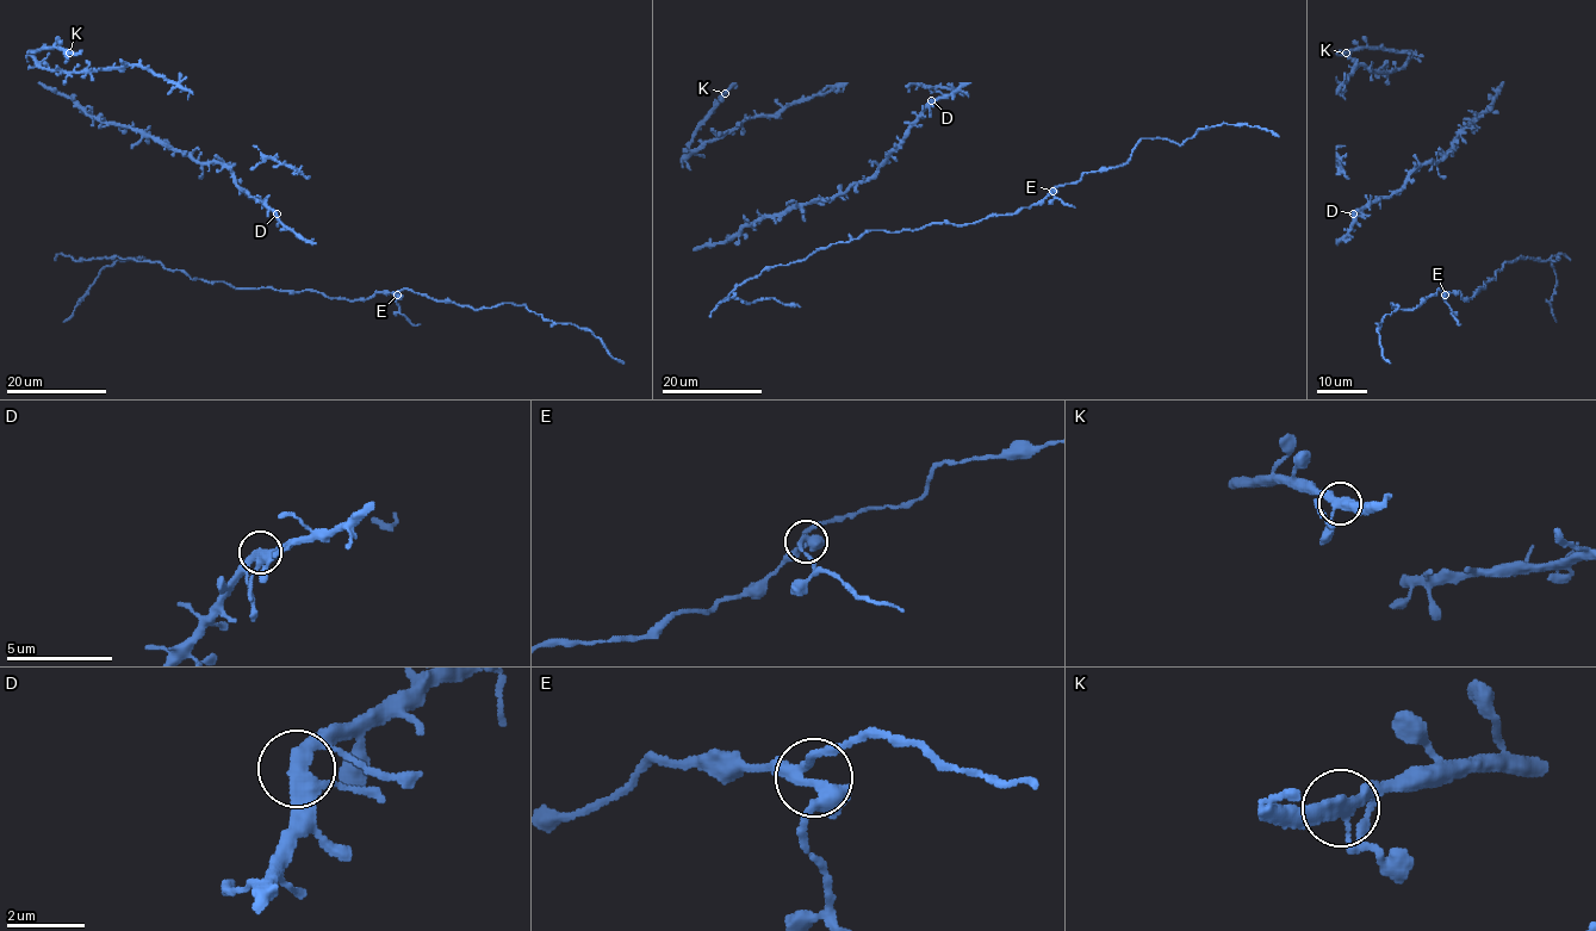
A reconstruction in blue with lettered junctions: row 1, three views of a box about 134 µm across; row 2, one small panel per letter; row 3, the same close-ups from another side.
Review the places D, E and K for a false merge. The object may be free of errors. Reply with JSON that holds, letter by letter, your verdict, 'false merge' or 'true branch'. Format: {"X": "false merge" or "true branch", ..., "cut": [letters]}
{"D": "true branch", "E": "true branch", "K": "true branch", "cut": []}

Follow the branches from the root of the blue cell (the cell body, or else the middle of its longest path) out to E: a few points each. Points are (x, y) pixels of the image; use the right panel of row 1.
E: (1496, 271), (1496, 278), (1483, 281), (1485, 287), (1479, 287), (1469, 300), (1461, 299), (1459, 292), (1445, 295)

